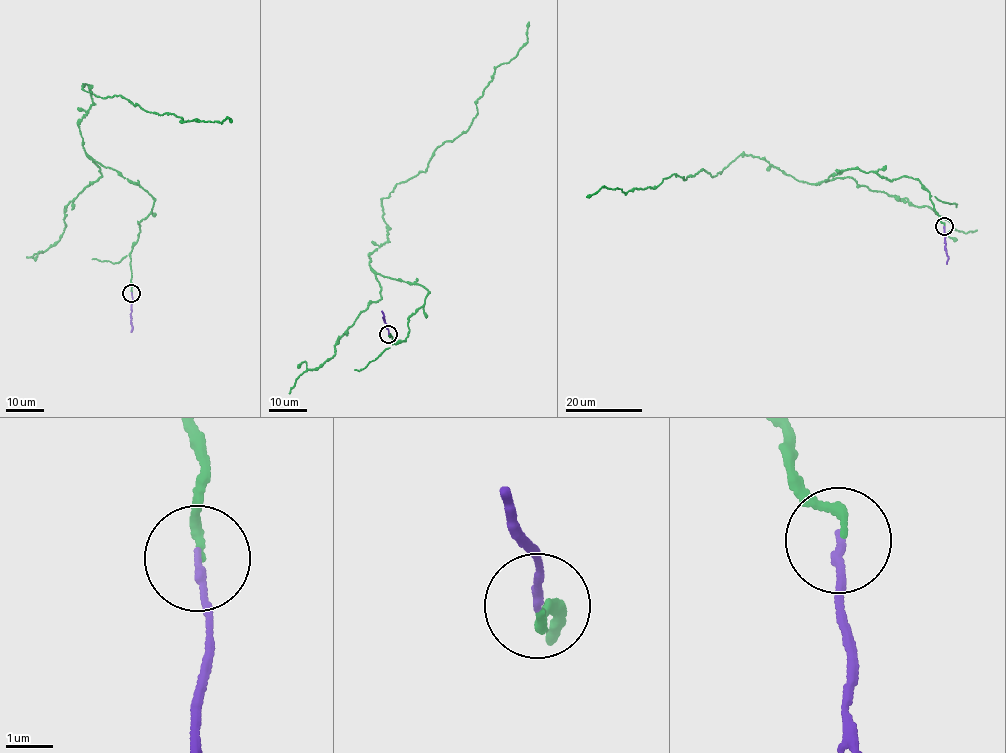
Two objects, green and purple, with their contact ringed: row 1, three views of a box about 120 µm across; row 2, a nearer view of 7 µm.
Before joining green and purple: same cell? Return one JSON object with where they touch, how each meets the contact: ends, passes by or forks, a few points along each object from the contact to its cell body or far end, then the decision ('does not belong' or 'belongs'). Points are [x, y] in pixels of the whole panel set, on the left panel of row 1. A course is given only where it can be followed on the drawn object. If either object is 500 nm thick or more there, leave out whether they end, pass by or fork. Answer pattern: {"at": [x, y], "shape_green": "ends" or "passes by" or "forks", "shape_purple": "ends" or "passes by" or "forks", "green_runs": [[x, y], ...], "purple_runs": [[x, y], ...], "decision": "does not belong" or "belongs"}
{"at": [131, 293], "shape_green": "ends", "shape_purple": "ends", "green_runs": [[132, 293], [130, 252], [154, 200], [85, 150], [78, 124], [93, 103], [83, 84], [181, 122], [232, 121]], "purple_runs": [[131, 293], [130, 332]], "decision": "belongs"}

